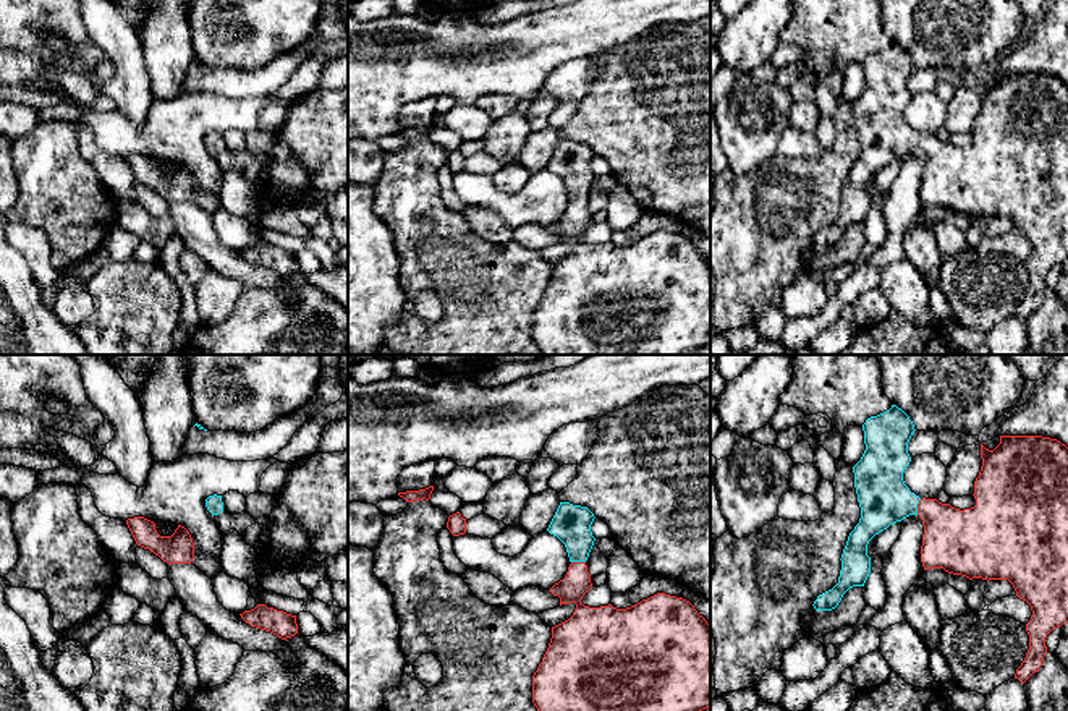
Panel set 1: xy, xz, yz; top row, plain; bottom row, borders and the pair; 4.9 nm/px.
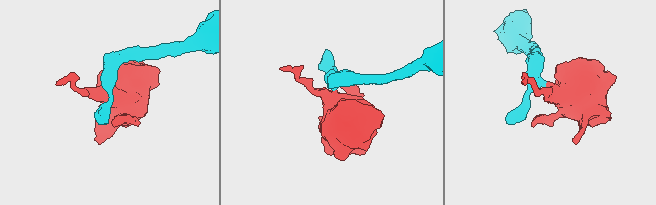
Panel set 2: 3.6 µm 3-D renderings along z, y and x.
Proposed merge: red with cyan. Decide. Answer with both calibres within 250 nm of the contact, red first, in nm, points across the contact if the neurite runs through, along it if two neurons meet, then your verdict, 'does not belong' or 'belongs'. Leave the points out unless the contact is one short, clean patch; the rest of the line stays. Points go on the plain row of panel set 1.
calibres 300 and 260 nm; way yz (953, 177), (918, 144), (884, 135); belongs

